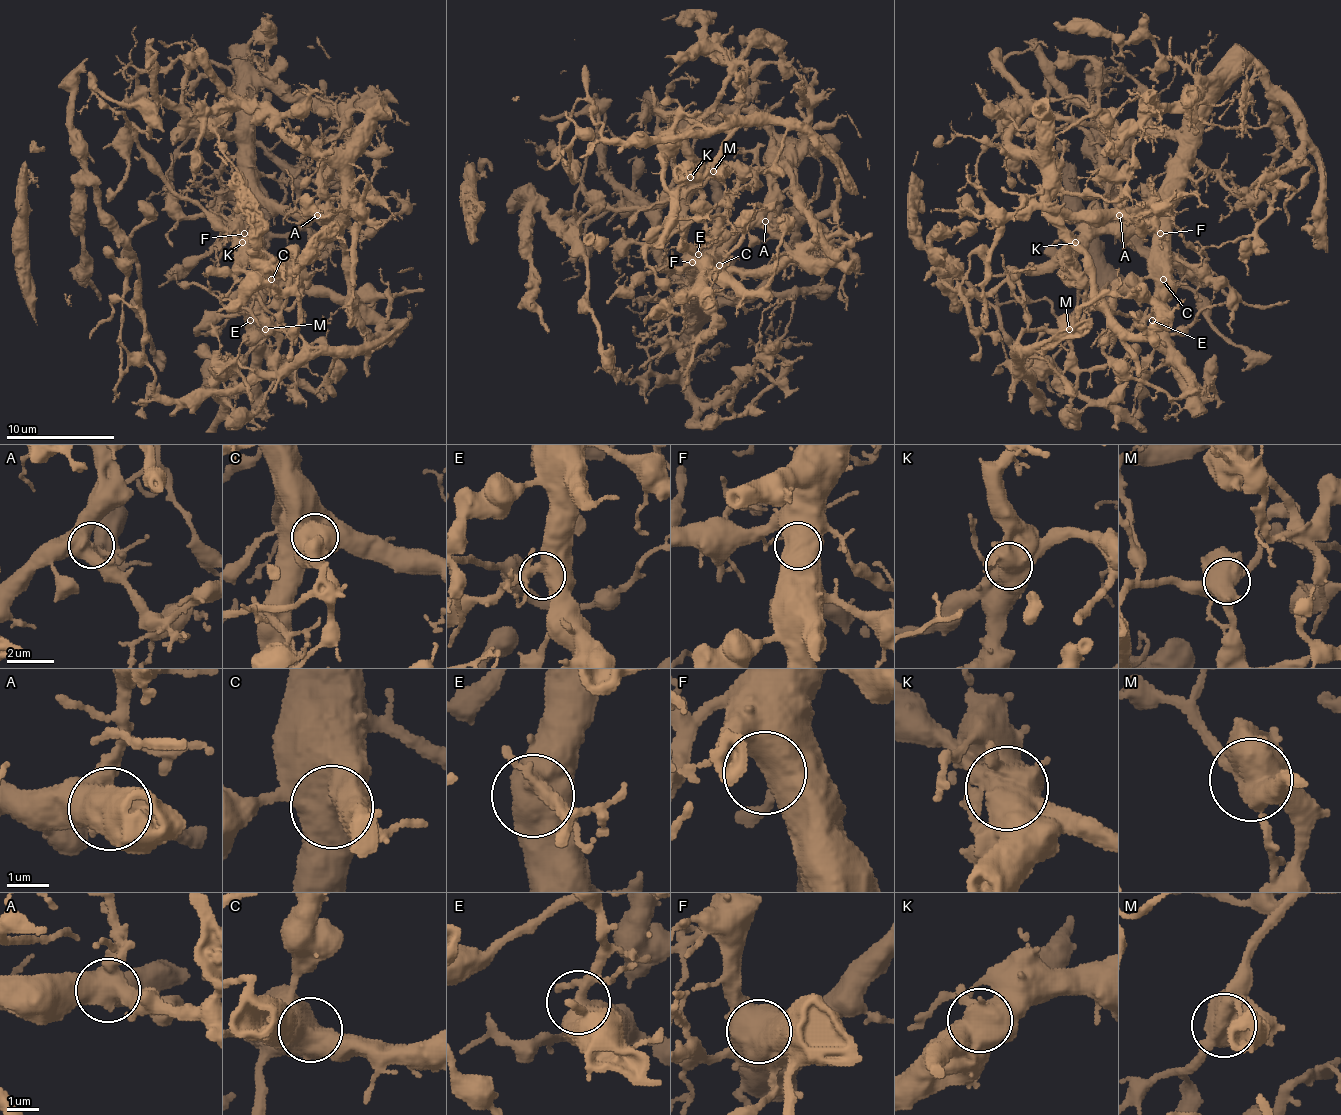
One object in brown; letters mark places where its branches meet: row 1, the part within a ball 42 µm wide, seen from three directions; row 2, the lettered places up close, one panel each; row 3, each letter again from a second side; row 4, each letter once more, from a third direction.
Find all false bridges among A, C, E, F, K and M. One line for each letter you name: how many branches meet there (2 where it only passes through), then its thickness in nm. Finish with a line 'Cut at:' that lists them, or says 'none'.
K: 2 | 800 nm
M: 4 | 550 nm
Cut at: K, M

